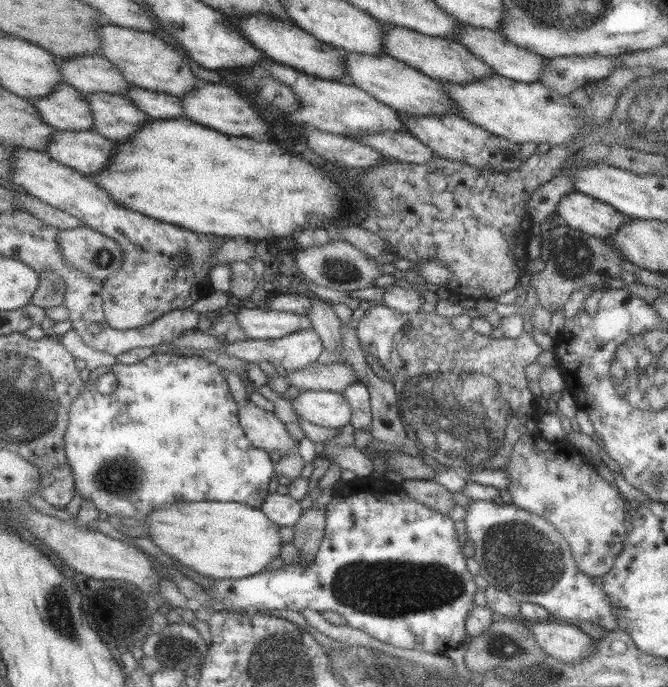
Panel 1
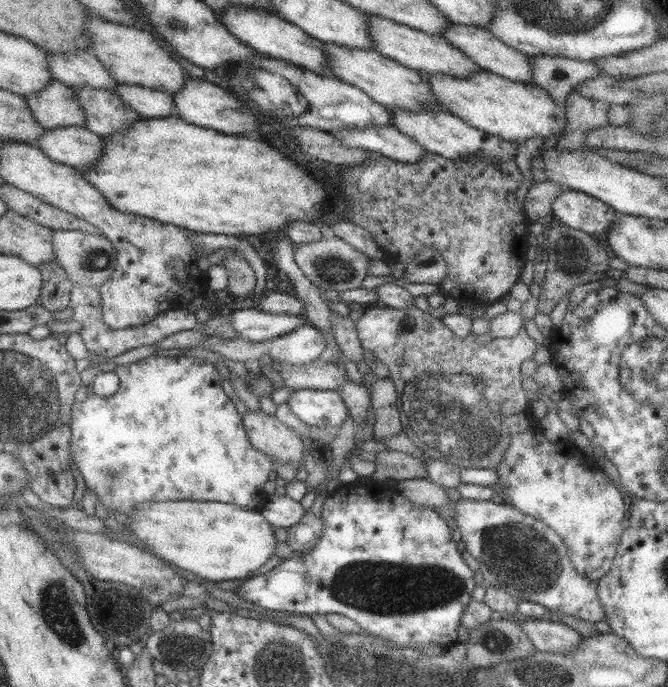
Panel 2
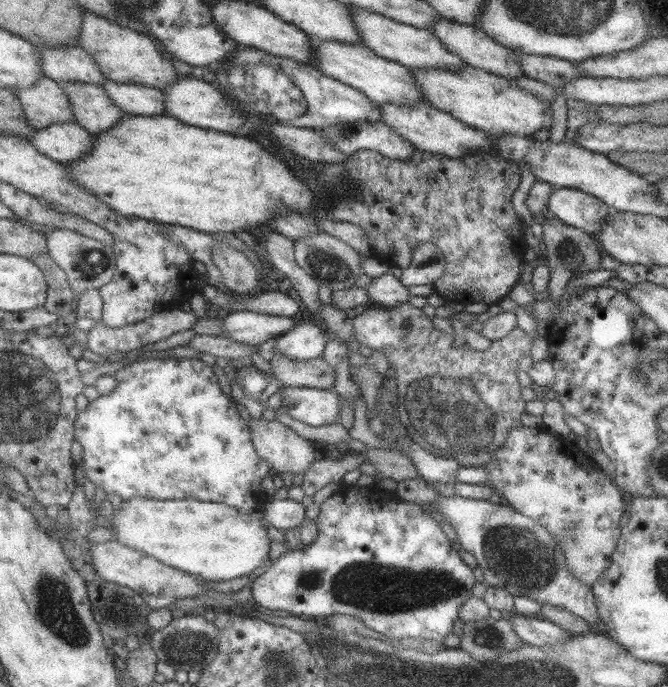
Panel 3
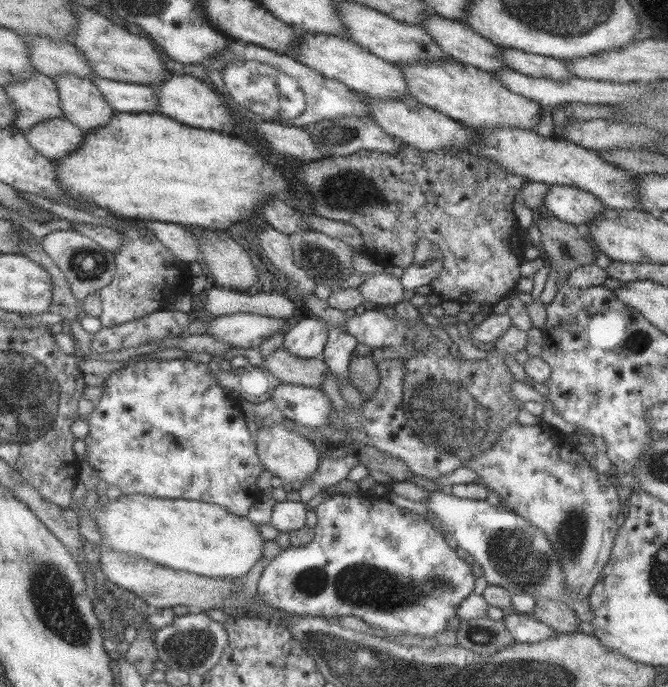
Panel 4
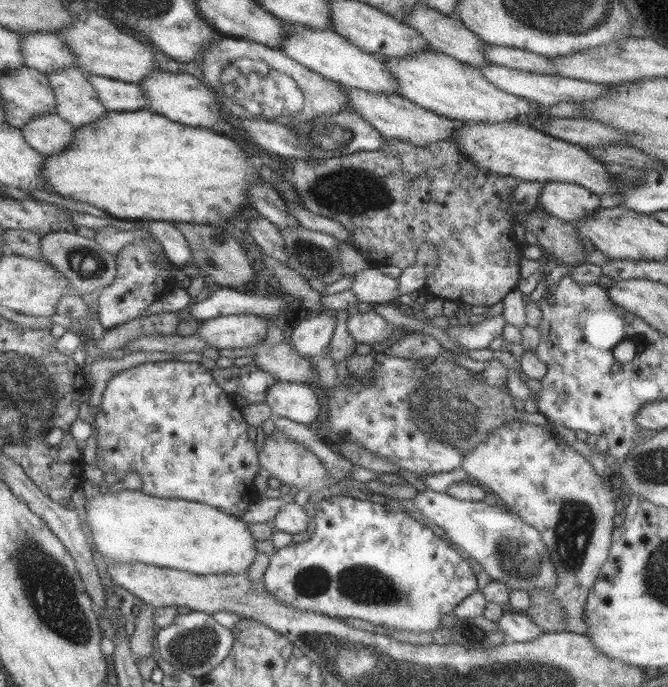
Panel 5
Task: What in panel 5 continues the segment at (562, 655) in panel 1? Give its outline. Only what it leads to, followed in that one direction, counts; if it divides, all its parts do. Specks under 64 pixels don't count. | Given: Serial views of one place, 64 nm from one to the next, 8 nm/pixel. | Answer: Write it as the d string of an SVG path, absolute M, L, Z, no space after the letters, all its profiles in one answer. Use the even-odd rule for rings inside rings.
M509 608L503 610L501 618L495 624L497 624L497 630L511 642L527 642L543 634L539 626L529 620L529 616L525 616L523 612L509 610Z

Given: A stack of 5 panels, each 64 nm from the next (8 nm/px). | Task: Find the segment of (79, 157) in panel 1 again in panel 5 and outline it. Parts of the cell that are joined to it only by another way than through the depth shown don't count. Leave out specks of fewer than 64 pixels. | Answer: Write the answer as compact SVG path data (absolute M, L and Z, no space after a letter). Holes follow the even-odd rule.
M39 114L21 126L25 142L35 148L35 152L49 156L65 150L73 140L75 128L65 122L59 114Z

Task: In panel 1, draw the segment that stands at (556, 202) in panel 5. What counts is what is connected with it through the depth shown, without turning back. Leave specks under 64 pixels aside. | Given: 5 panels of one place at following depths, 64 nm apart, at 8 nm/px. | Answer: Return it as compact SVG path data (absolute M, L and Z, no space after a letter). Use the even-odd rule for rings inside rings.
M575 190L559 200L555 216L563 218L567 228L601 240L611 238L615 230L619 230L627 220L627 216L617 212L613 206Z

